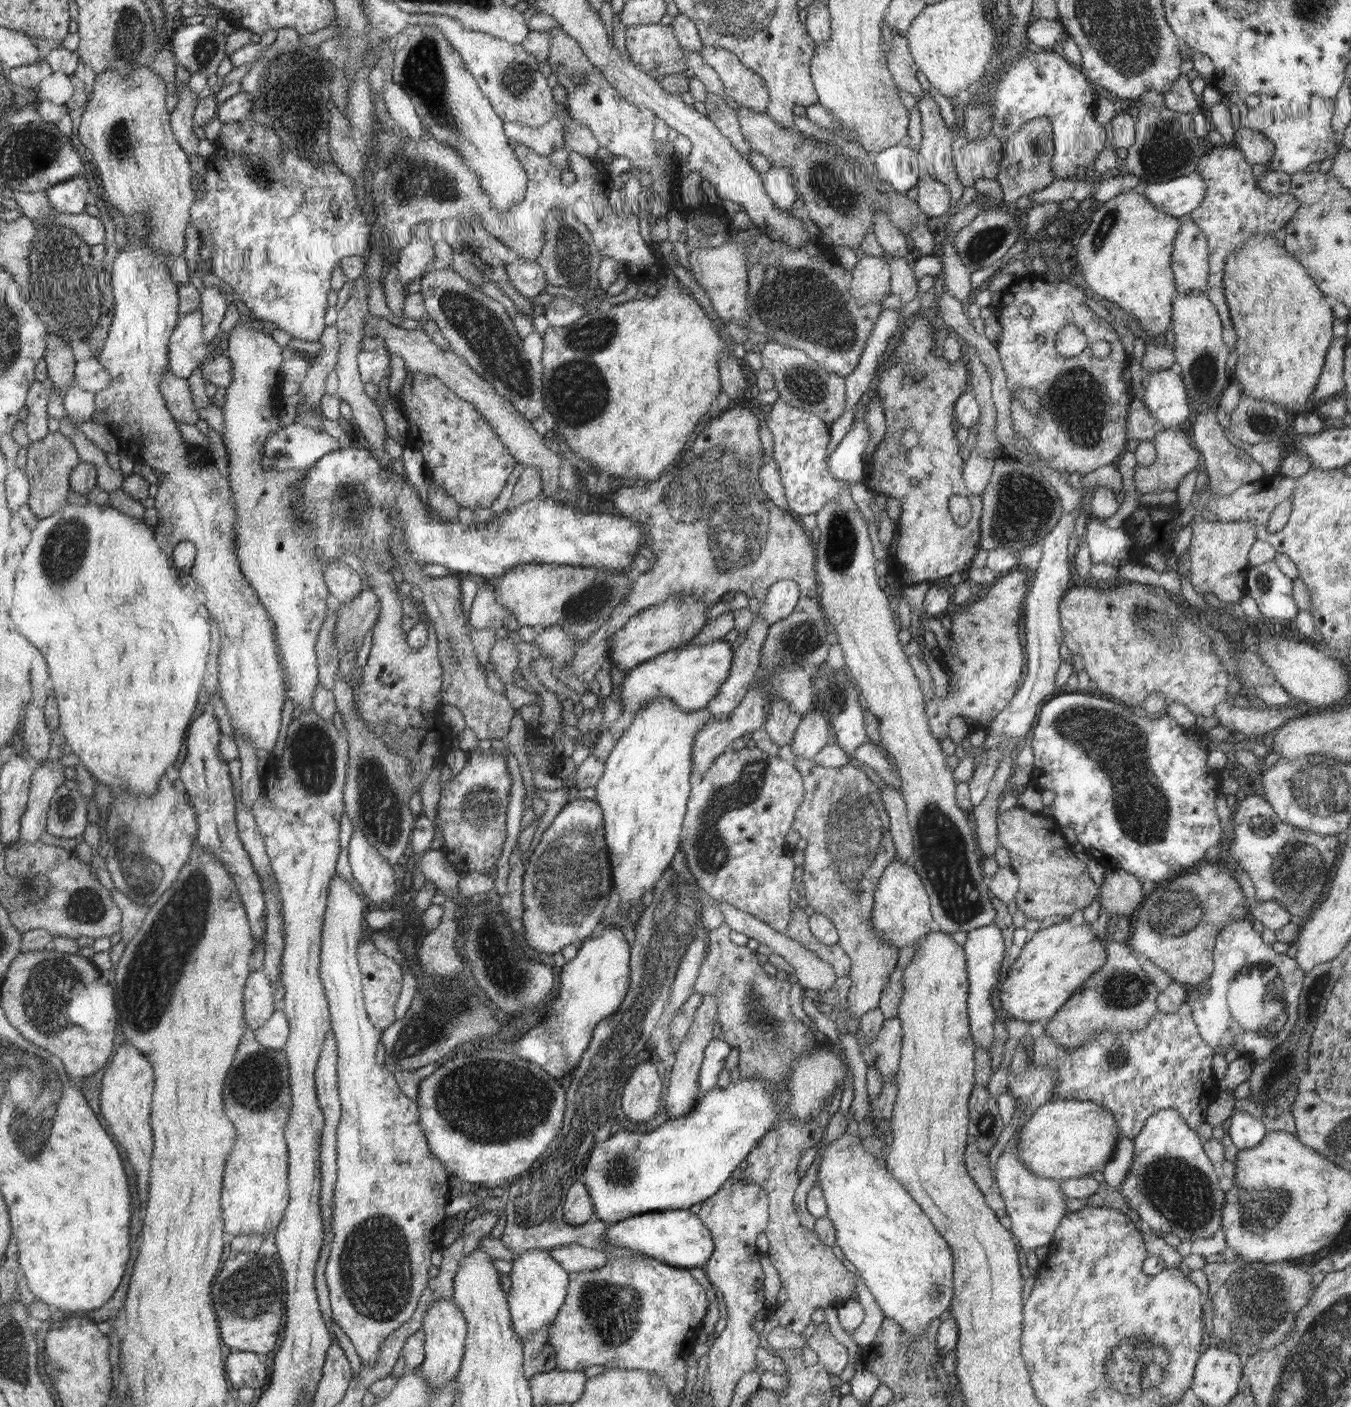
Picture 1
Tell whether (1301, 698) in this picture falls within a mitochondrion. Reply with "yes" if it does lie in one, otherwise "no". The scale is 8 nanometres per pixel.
no

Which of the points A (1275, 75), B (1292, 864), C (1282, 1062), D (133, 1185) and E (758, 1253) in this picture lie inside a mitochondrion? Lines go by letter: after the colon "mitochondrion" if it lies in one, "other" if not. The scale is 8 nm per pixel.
A: other
B: mitochondrion
C: mitochondrion
D: other
E: other

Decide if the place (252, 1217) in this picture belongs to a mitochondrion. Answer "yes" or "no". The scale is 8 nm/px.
no

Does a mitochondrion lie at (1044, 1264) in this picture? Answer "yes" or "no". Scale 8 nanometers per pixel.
no

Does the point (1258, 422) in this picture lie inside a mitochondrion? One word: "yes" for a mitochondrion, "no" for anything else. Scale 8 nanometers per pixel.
yes

